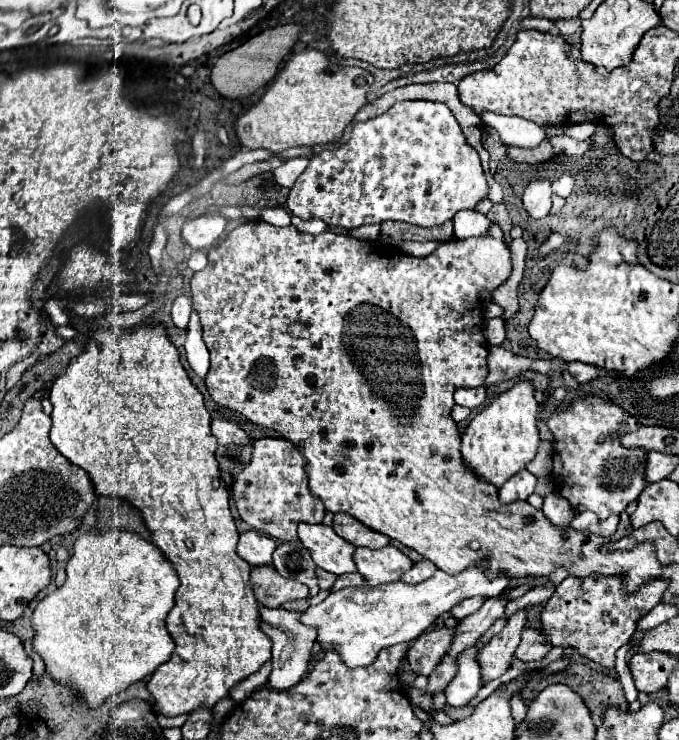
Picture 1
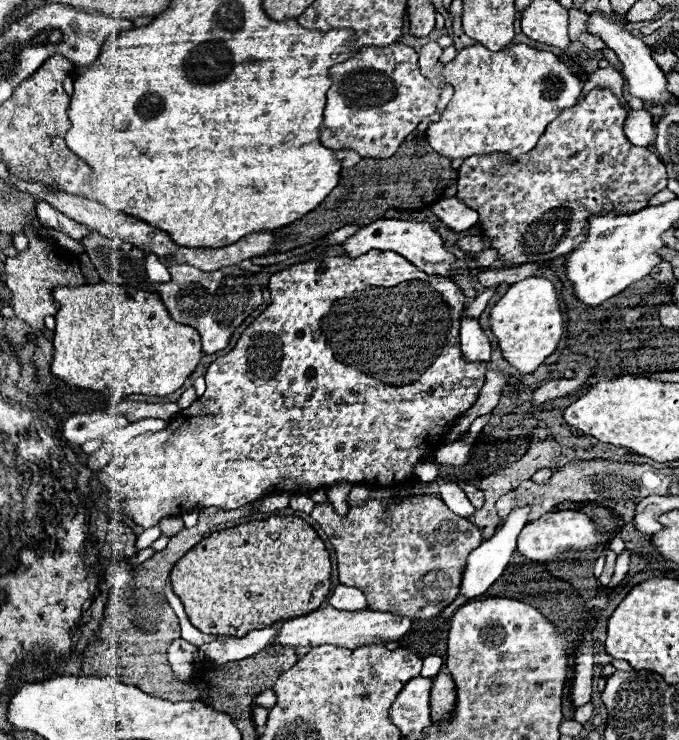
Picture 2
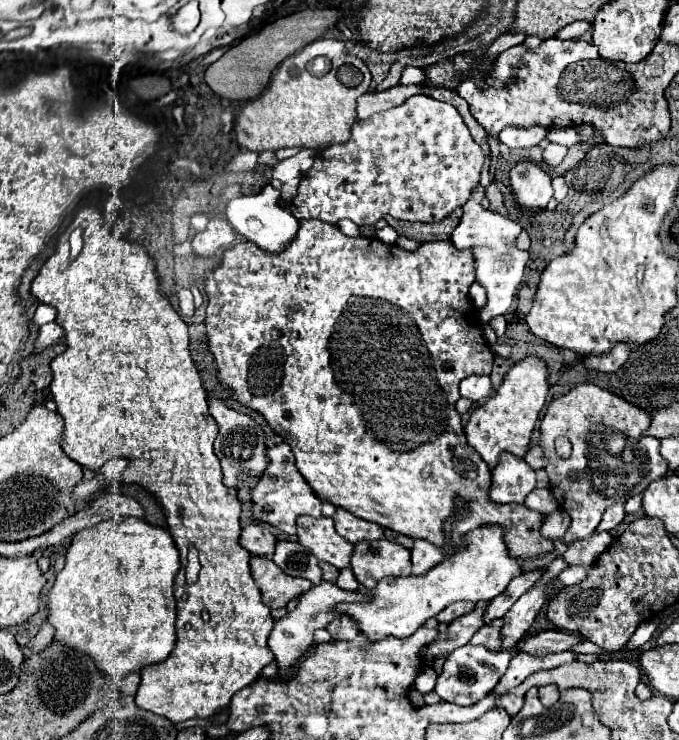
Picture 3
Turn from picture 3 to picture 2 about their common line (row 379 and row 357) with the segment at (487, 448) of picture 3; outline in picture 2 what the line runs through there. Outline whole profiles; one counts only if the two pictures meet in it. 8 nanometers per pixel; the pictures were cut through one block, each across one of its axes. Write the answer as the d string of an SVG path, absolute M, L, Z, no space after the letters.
M530 276L512 284L490 310L490 328L498 338L502 356L520 374L534 372L556 350L564 332L564 318L554 284L540 276Z

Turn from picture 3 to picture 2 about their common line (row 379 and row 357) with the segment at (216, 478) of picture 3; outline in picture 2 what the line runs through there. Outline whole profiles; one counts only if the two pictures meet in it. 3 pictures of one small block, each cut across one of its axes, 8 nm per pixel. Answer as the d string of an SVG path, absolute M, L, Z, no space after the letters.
M98 282L84 286L58 286L54 288L52 298L58 304L58 312L54 314L56 330L52 372L72 386L98 390L116 400L122 400L122 396L128 394L168 396L184 384L202 358L198 330L174 322L158 294L144 290L126 294L120 286Z

